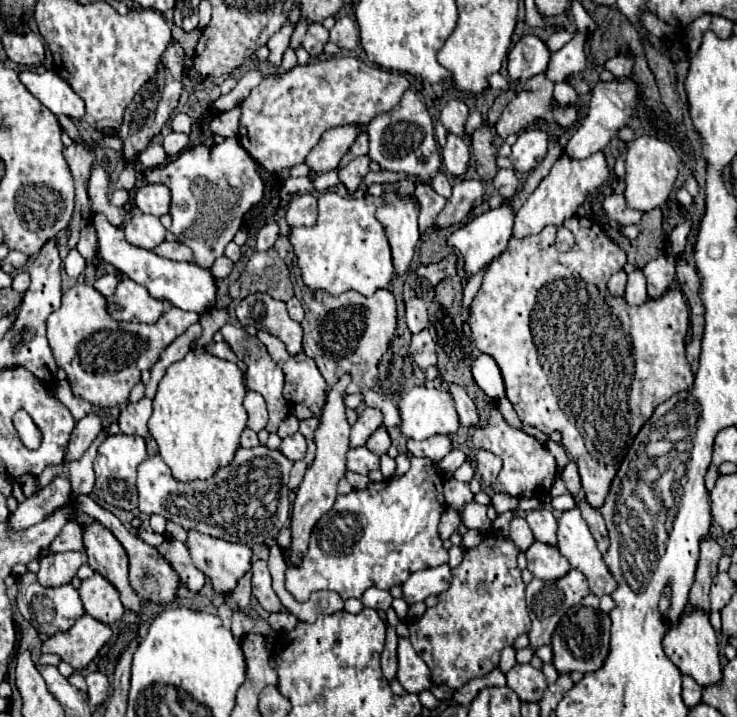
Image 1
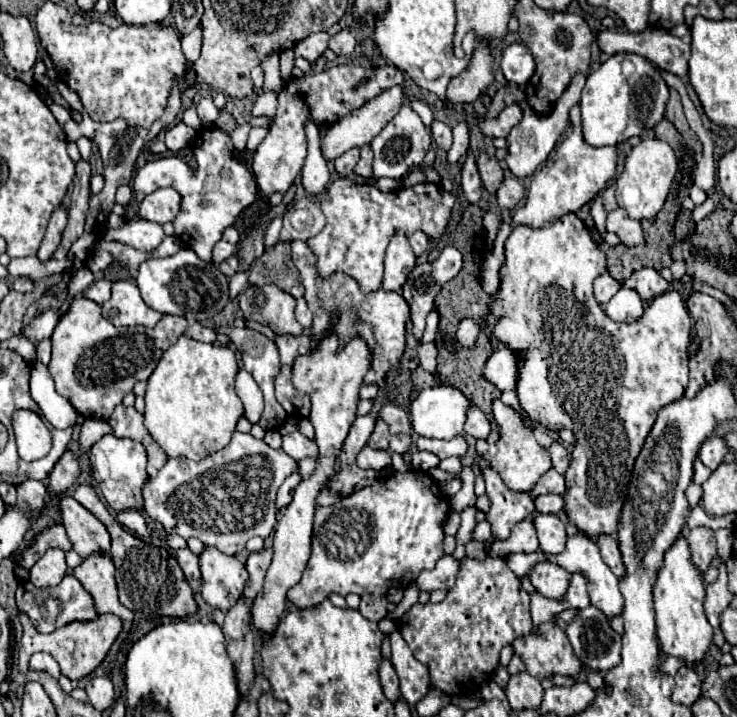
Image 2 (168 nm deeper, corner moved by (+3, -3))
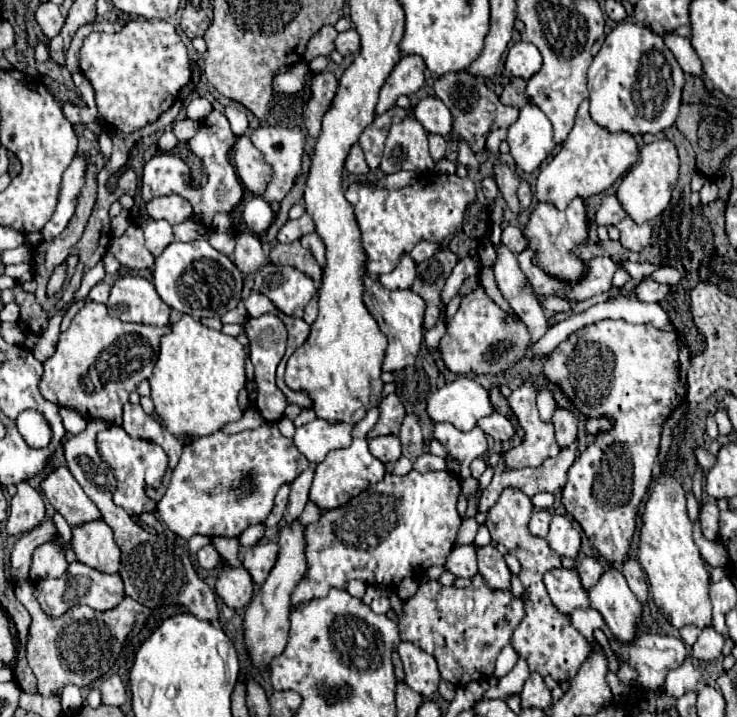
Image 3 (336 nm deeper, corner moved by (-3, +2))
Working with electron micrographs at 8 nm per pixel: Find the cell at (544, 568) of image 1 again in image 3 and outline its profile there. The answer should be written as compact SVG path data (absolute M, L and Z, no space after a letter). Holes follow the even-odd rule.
M565 567L551 569L545 573L543 581L553 605L561 613L569 615L577 607L589 607L587 591L581 587L581 581L575 569L565 569Z

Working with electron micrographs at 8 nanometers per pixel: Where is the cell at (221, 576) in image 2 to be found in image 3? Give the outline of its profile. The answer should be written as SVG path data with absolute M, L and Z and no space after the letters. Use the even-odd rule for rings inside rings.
M225 565L215 583L217 595L231 609L247 607L253 595L253 579L245 567Z

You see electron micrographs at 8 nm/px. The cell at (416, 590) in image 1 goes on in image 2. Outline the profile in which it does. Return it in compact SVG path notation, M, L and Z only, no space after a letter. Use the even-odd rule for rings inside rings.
M445 554L433 570L423 570L415 582L419 590L427 590L427 592L449 590L455 584L457 572L459 572L459 560L453 558L451 554Z

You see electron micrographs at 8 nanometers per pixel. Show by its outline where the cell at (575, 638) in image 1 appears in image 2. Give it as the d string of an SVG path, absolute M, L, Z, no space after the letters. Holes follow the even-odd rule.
M589 606L579 610L577 618L565 628L569 642L585 666L607 672L621 662L621 636L601 616L601 610Z

